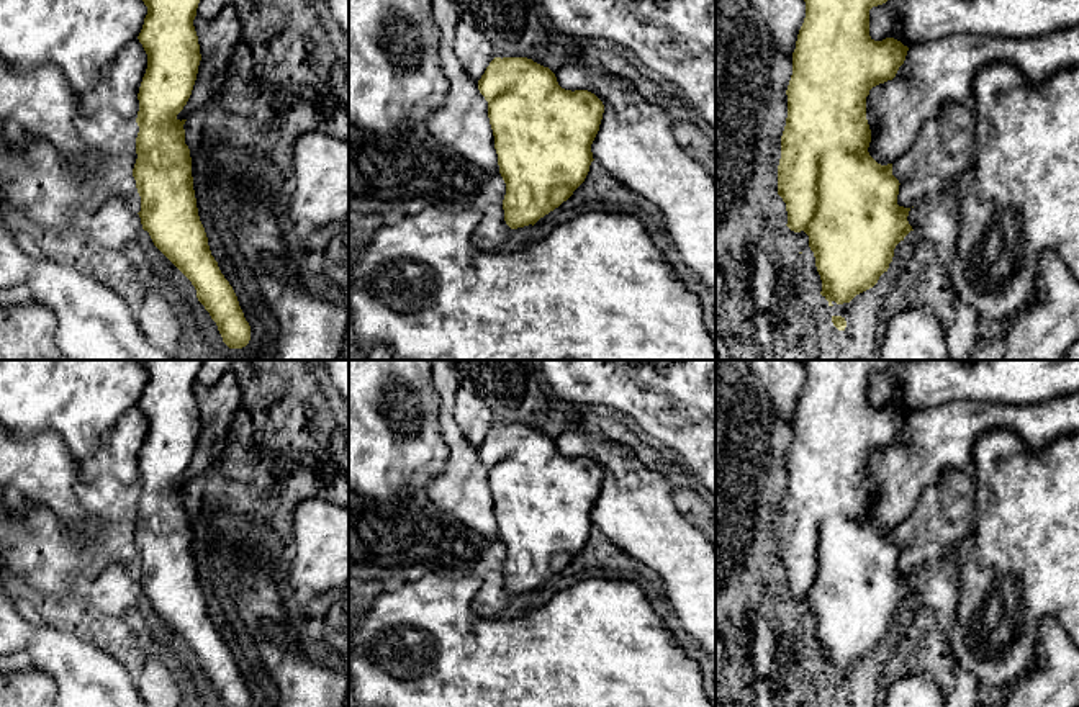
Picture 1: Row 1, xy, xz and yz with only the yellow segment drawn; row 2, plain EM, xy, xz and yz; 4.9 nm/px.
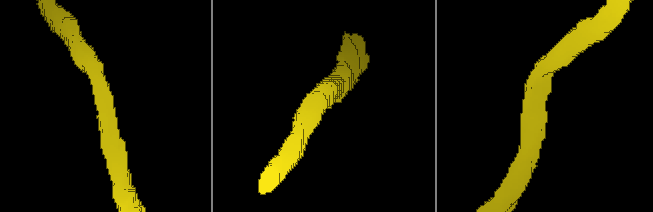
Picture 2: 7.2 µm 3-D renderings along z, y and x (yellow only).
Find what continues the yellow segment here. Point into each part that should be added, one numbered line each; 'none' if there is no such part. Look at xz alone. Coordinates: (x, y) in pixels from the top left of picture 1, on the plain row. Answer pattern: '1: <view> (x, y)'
none

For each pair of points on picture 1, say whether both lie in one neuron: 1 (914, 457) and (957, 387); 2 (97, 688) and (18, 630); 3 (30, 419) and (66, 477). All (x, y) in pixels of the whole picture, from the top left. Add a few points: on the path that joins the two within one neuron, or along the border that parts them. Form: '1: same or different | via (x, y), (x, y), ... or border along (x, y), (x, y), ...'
1: different | border along (984, 400), (953, 400), (909, 414)
2: same | via (77, 668), (38, 640)
3: different | border along (17, 436), (28, 437), (51, 429), (71, 454)

